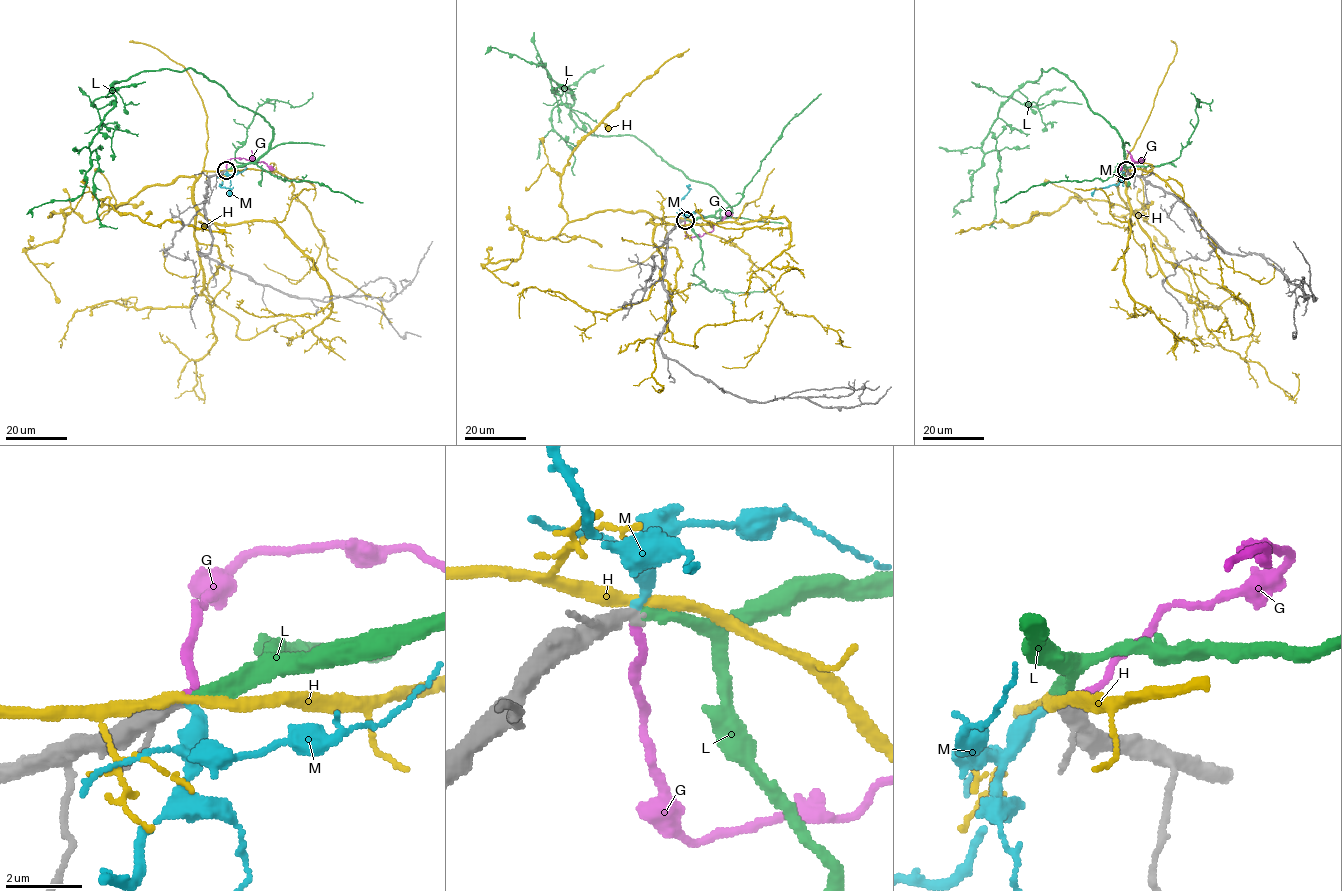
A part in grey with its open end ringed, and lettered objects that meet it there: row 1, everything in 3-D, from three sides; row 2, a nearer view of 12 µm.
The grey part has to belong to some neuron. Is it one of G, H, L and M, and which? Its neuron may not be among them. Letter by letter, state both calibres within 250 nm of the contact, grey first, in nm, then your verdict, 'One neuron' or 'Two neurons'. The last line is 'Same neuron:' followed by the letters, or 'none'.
G: Thickness 360 nm (grey) against 200 nm. Two neurons
H: Thickness 400 nm (grey) against 260 nm. Two neurons
L: Thickness 360 nm (grey) against 360 nm. One neuron
M: Thickness 360 nm (grey) against 220 nm. Two neurons
Same neuron: L

